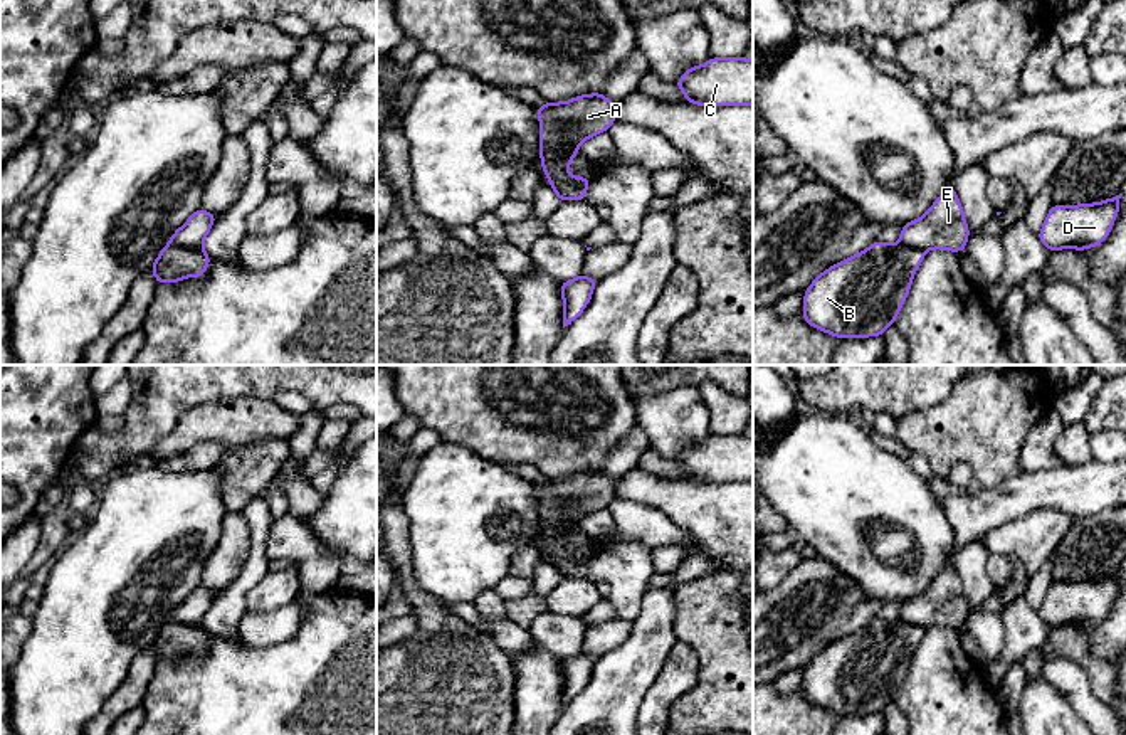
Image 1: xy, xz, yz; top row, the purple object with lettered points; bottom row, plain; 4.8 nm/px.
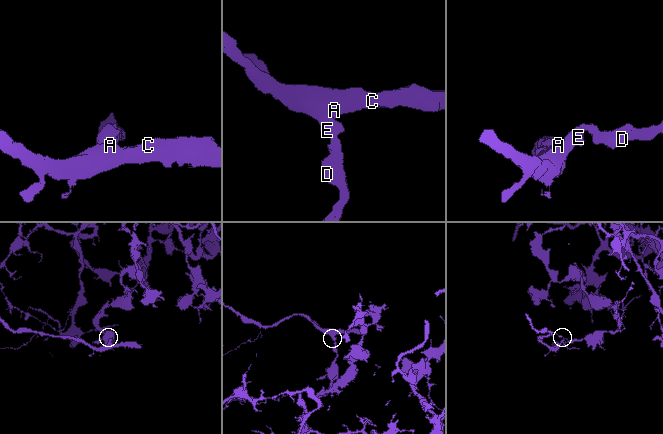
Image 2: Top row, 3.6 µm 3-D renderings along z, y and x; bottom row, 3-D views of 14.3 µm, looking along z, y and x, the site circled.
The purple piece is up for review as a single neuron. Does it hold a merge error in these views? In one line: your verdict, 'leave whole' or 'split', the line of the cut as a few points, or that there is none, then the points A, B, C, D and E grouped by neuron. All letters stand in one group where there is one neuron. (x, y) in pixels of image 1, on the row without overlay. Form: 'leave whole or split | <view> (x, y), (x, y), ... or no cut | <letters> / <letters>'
split | xz (577, 525), (567, 525), (541, 545) | A B C / D E

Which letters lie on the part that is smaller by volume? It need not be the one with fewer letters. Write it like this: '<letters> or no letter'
A, B, C

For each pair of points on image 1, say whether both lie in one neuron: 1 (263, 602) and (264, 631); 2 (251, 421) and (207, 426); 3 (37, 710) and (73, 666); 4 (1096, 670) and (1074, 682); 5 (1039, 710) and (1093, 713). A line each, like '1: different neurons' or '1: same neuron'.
1: different neurons
2: same neuron
3: same neuron
4: different neurons
5: different neurons

